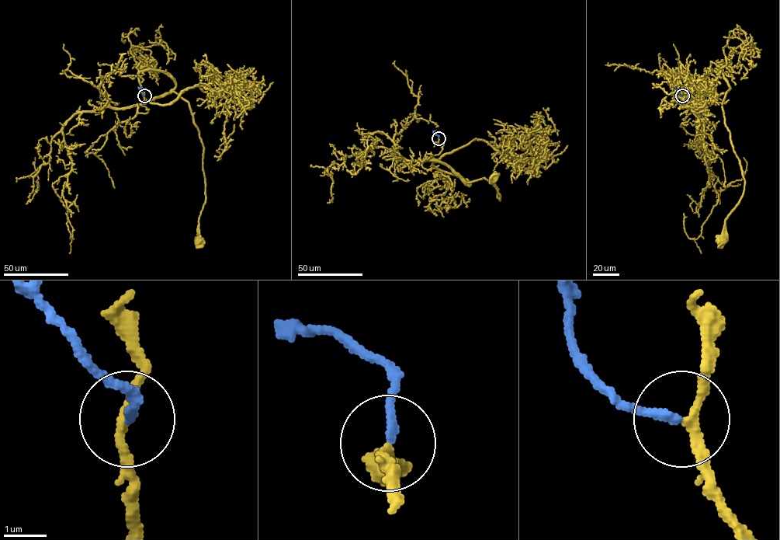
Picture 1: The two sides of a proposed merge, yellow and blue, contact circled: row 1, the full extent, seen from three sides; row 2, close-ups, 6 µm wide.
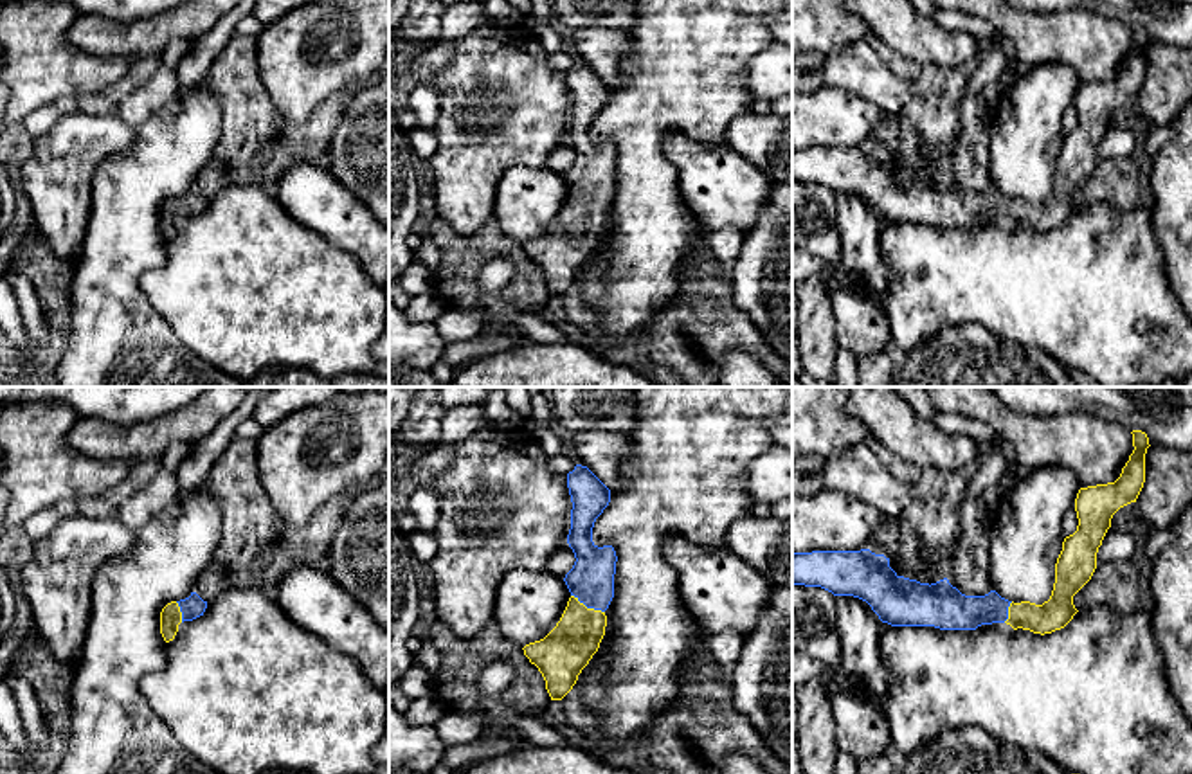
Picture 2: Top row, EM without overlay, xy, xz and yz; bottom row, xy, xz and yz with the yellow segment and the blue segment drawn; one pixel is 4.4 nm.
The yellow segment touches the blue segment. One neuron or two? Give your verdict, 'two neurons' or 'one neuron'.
one neuron

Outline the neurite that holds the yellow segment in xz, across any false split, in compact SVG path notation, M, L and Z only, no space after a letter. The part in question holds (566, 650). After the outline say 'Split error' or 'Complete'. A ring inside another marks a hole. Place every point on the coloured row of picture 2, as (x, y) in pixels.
M582 464L567 473L567 488L573 502L567 544L576 558L564 578L571 598L556 626L522 648L542 673L551 700L562 700L573 689L600 648L618 562L612 545L592 542L594 522L609 506L610 490Z. Split error

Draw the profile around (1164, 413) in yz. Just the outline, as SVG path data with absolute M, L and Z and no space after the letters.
M985 387L1007 409L1034 418L1080 412L1127 430L1142 430L1151 446L1192 450L1192 387Z

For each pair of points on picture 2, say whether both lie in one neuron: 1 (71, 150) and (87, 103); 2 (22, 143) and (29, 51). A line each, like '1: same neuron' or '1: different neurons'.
1: different neurons
2: different neurons

